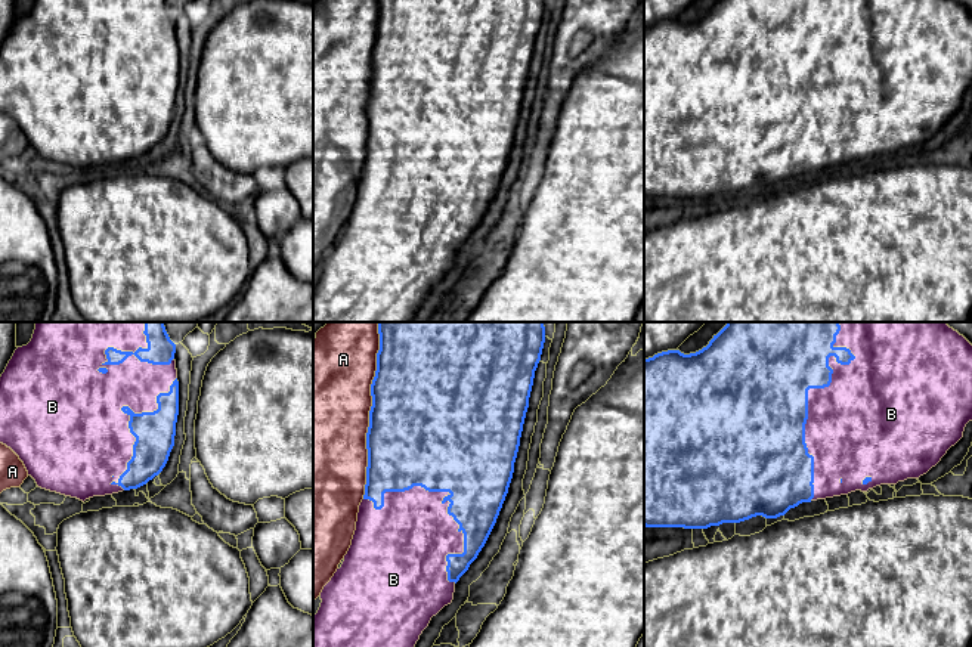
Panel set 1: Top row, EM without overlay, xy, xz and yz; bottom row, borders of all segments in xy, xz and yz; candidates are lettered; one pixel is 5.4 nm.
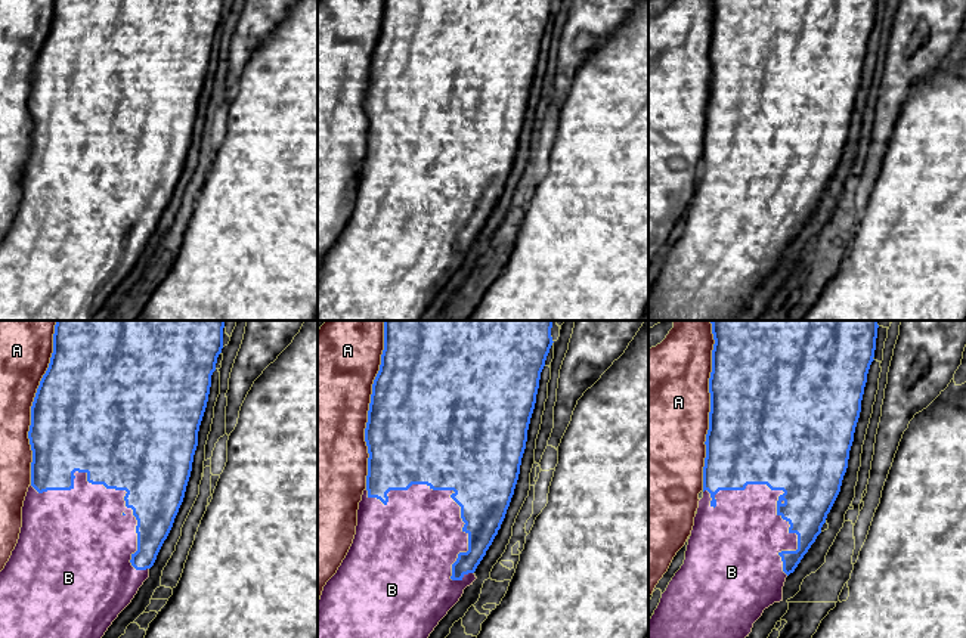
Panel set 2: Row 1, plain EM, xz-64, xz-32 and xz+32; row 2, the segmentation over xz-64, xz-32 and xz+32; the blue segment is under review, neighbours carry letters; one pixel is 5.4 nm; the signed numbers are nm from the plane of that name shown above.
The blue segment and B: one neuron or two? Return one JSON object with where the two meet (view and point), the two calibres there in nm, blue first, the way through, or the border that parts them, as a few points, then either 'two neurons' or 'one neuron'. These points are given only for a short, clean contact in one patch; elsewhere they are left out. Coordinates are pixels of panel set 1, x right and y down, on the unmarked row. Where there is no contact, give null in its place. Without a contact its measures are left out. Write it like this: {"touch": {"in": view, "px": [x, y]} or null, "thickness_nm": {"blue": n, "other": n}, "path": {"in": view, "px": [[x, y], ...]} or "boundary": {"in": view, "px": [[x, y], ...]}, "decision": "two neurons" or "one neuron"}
{"touch": {"in": "yz", "px": [808, 58]}, "thickness_nm": {"blue": 500, "other": 400}, "decision": "one neuron"}

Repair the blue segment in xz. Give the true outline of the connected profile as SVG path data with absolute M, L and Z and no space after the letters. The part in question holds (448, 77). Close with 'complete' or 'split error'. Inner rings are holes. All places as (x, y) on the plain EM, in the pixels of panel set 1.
M378 0L380 19L377 22L377 40L371 53L372 75L369 80L369 96L366 102L368 118L368 136L366 136L366 154L365 164L359 174L356 199L352 208L352 214L344 225L344 230L334 242L331 250L324 256L321 261L321 276L313 287L313 322L411 322L422 300L428 295L433 285L436 285L445 275L454 269L455 253L468 239L470 233L477 227L479 222L485 216L508 162L508 157L514 142L514 131L517 127L520 106L526 81L529 77L529 66L533 55L535 40L541 30L545 0Z; split error

